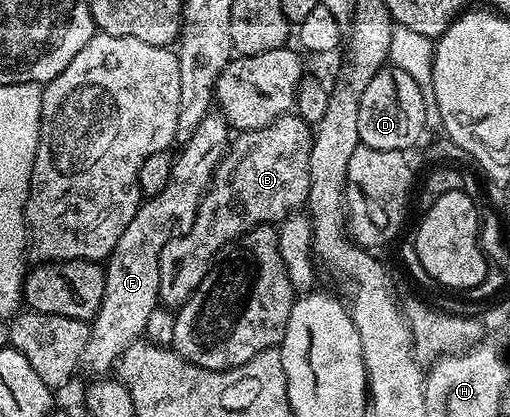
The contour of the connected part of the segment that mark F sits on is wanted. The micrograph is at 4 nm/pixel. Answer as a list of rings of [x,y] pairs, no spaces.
[[[211,112],[204,120],[200,120],[192,140],[185,142],[179,149],[182,151],[177,151],[168,184],[164,184],[163,190],[156,192],[156,196],[143,201],[136,216],[132,216],[128,228],[124,228],[120,240],[116,240],[116,248],[104,262],[104,300],[89,323],[90,335],[82,357],[82,366],[90,369],[91,375],[105,375],[109,371],[106,369],[109,366],[111,369],[120,355],[147,333],[146,325],[154,309],[160,306],[160,252],[164,244],[168,244],[168,240],[176,237],[179,231],[189,230],[198,205],[206,195],[215,170],[226,157],[231,141],[231,127],[221,113]]]

